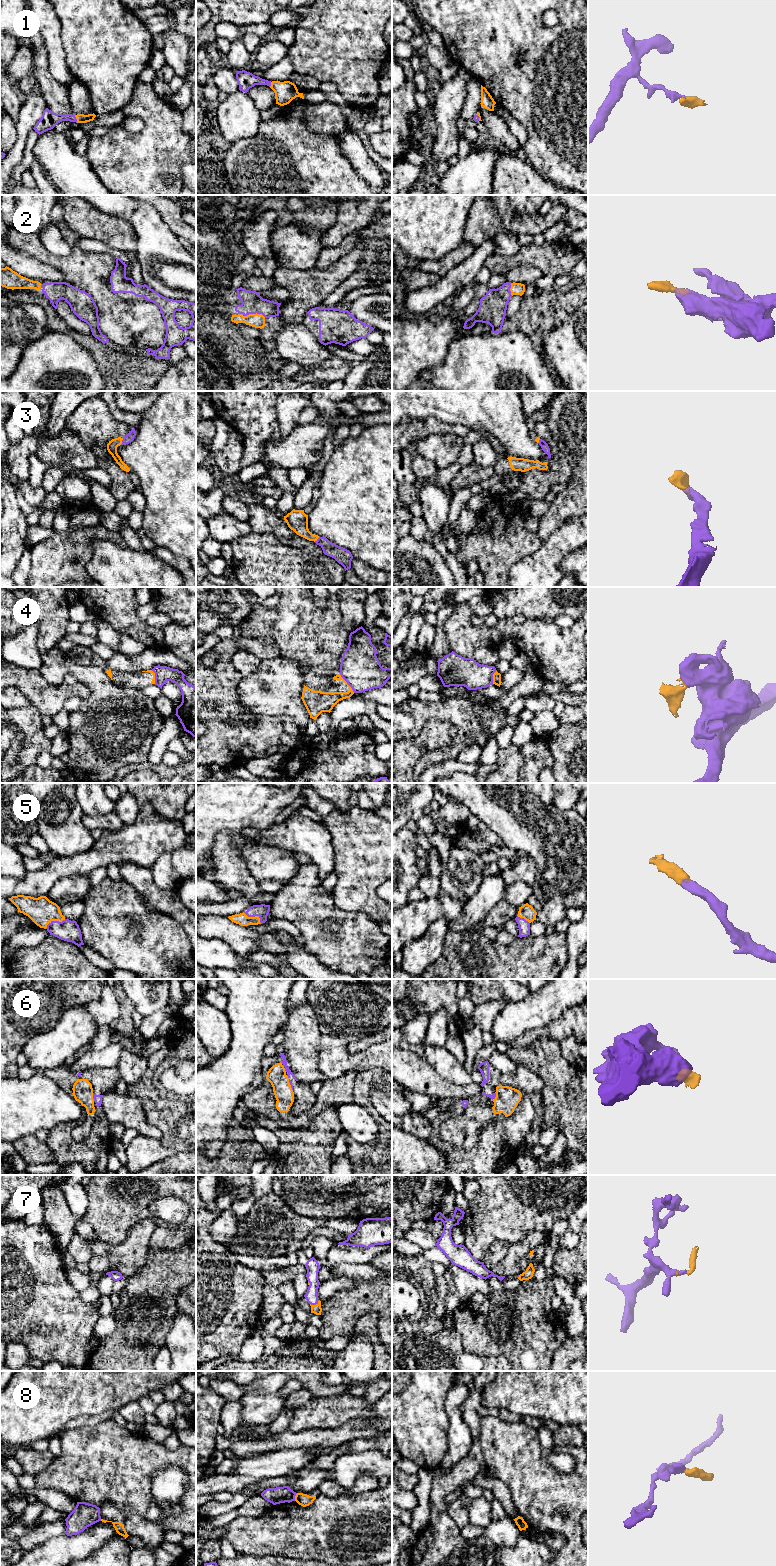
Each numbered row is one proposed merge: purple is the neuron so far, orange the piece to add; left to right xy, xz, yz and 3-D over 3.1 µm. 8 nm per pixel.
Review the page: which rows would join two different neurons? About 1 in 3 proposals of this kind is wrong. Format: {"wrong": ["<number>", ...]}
{"wrong": ["4", "6", "8"]}

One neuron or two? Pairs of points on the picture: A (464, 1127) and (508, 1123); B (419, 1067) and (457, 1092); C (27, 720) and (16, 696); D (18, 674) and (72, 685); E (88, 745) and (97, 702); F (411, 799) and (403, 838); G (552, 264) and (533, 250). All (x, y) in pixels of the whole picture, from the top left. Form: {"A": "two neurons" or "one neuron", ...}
{"A": "two neurons", "B": "one neuron", "C": "two neurons", "D": "one neuron", "E": "one neuron", "F": "two neurons", "G": "one neuron"}

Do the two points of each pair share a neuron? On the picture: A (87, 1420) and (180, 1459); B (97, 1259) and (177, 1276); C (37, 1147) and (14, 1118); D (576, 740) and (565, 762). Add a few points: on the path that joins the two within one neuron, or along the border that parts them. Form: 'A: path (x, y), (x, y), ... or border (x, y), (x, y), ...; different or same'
A: border (110, 1418), (92, 1426), (77, 1426), (73, 1429); different
B: border (149, 1249), (146, 1255), (146, 1262), (128, 1277); different
C: border (33, 1134), (21, 1136), (12, 1142); different
D: path (576, 745), (576, 751), (570, 757); same

